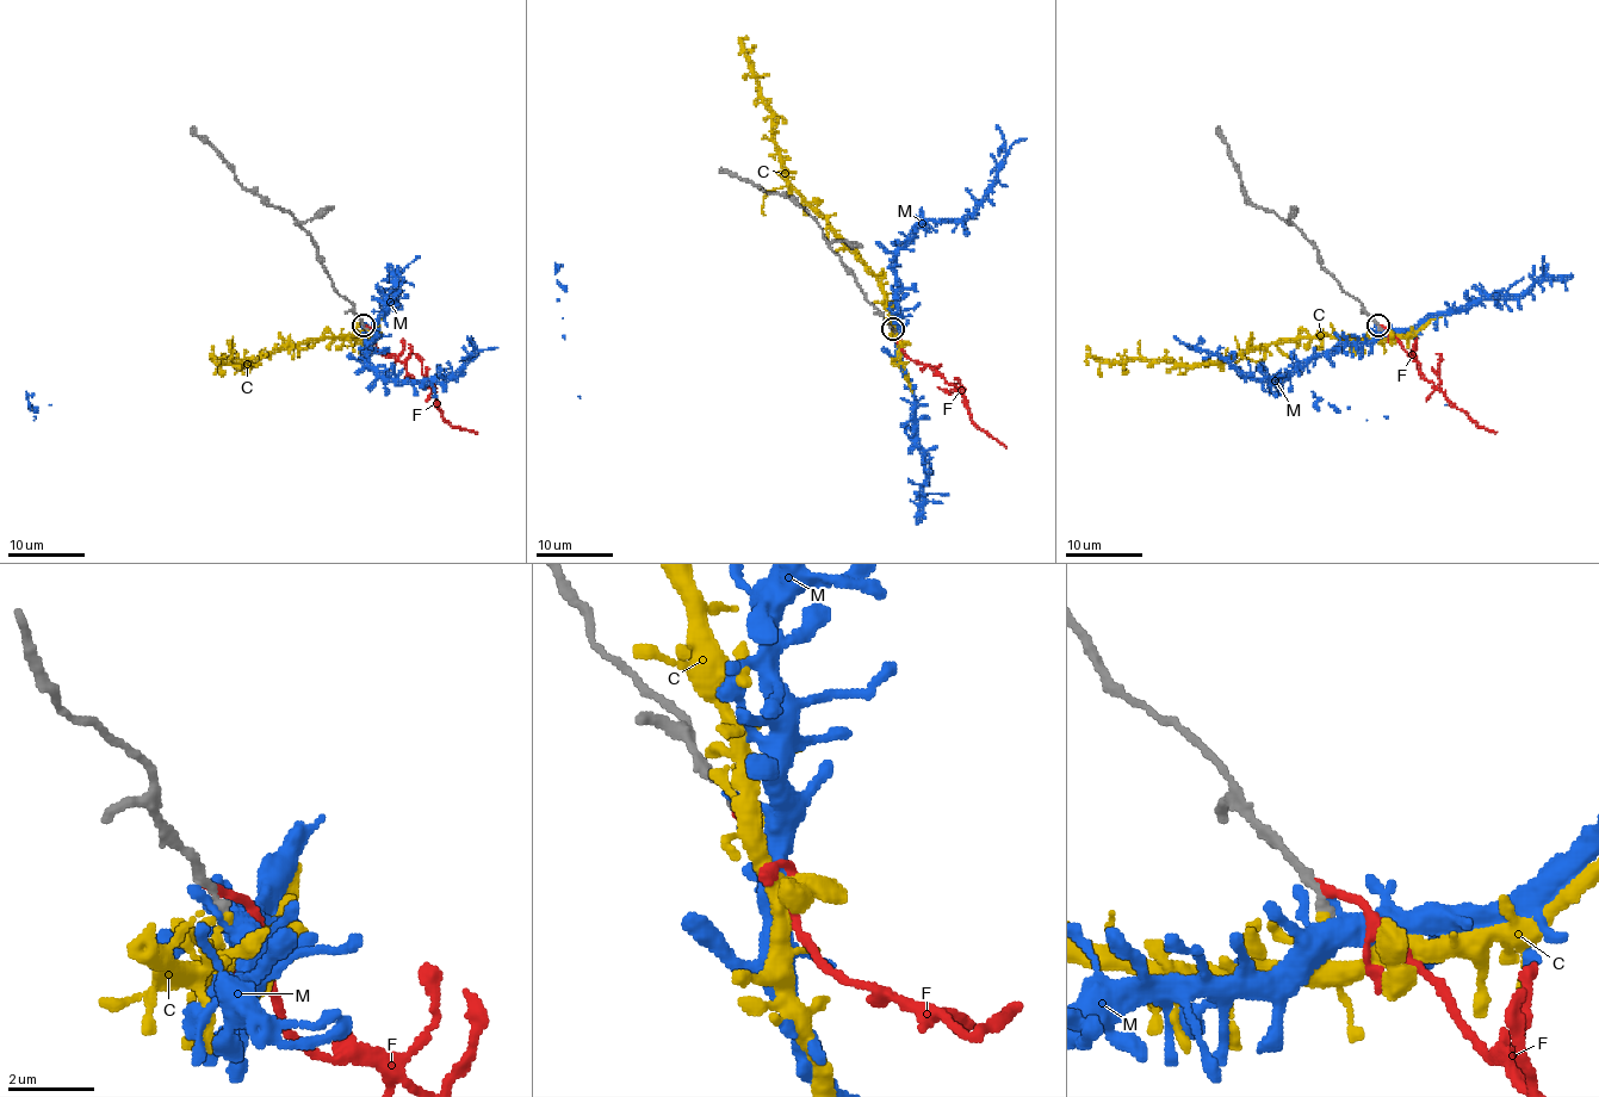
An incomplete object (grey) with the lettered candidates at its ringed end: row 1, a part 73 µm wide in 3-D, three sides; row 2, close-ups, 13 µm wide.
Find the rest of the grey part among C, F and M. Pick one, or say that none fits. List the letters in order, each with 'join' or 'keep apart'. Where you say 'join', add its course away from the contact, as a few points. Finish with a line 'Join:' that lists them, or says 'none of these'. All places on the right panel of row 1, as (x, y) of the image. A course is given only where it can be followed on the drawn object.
C: keep apart
F: join; it runs (1379, 324), (1388, 330), (1427, 380), (1477, 426), (1497, 432)
M: keep apart
Join: F

